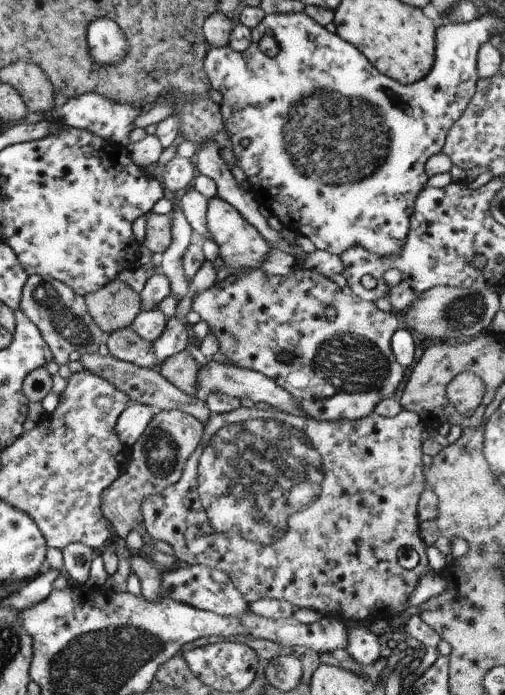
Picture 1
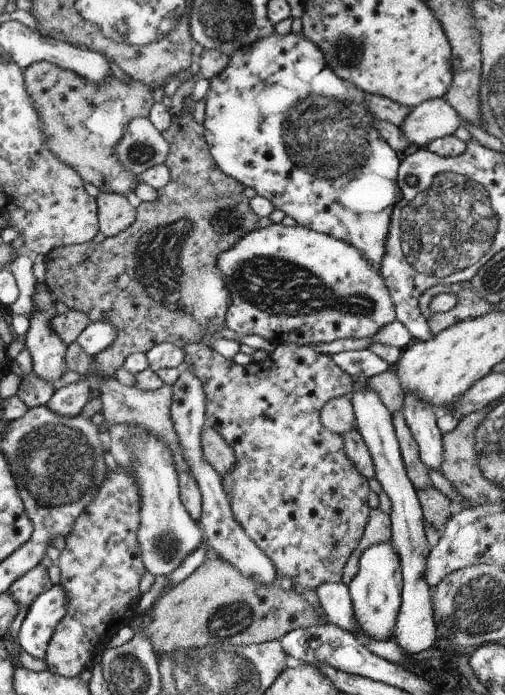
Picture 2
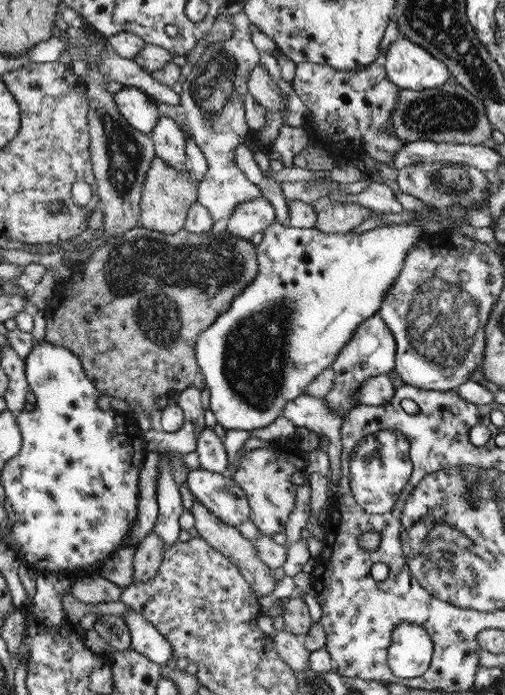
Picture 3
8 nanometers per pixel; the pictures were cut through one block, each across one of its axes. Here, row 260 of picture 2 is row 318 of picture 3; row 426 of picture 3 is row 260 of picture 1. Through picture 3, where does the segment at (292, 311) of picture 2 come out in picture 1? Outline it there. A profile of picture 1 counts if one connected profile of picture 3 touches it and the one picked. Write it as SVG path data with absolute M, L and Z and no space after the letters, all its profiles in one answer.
M218 195L208 201L207 227L212 240L218 245L219 256L223 262L233 270L231 275L243 275L252 269L261 269L260 262L264 262L272 247L265 238L252 226L229 202Z

